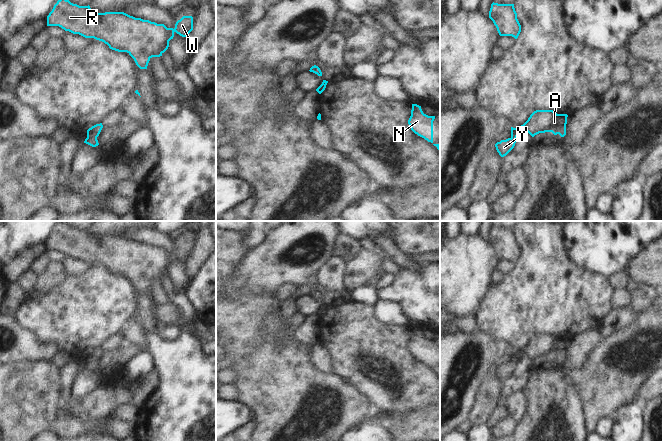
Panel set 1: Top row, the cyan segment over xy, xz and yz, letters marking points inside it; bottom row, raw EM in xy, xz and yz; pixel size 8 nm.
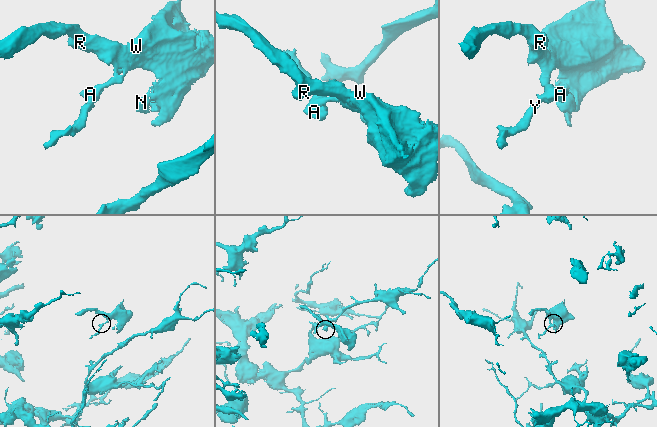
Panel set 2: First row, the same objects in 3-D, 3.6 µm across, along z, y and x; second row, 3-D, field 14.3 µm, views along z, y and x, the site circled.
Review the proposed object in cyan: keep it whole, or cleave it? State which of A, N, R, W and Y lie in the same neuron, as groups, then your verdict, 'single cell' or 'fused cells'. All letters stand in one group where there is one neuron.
groups A N R W Y; single cell

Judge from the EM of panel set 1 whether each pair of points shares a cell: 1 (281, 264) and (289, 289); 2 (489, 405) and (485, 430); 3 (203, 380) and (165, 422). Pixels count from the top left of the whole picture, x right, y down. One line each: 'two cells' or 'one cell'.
1: two cells
2: two cells
3: one cell

